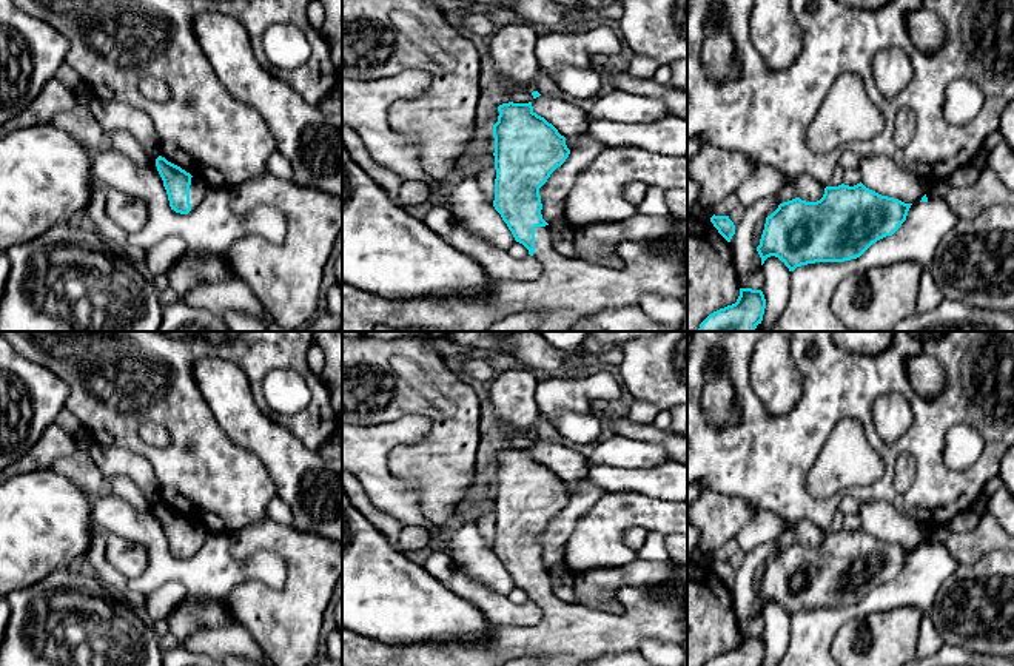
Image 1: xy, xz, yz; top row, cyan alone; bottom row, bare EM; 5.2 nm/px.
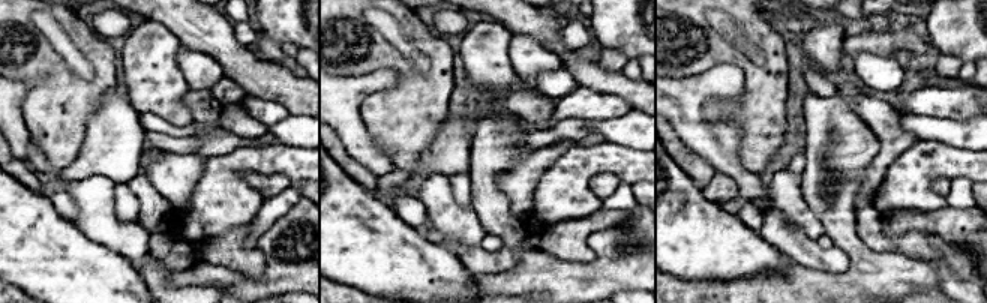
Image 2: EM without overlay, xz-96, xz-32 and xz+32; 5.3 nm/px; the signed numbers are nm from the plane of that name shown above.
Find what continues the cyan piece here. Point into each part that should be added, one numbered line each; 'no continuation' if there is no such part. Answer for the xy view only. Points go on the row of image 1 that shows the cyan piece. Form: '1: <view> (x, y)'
1: xy (198, 190)

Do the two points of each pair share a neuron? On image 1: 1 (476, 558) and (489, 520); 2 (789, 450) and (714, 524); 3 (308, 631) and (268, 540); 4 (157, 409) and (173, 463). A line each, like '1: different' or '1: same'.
1: different
2: different
3: same
4: same

